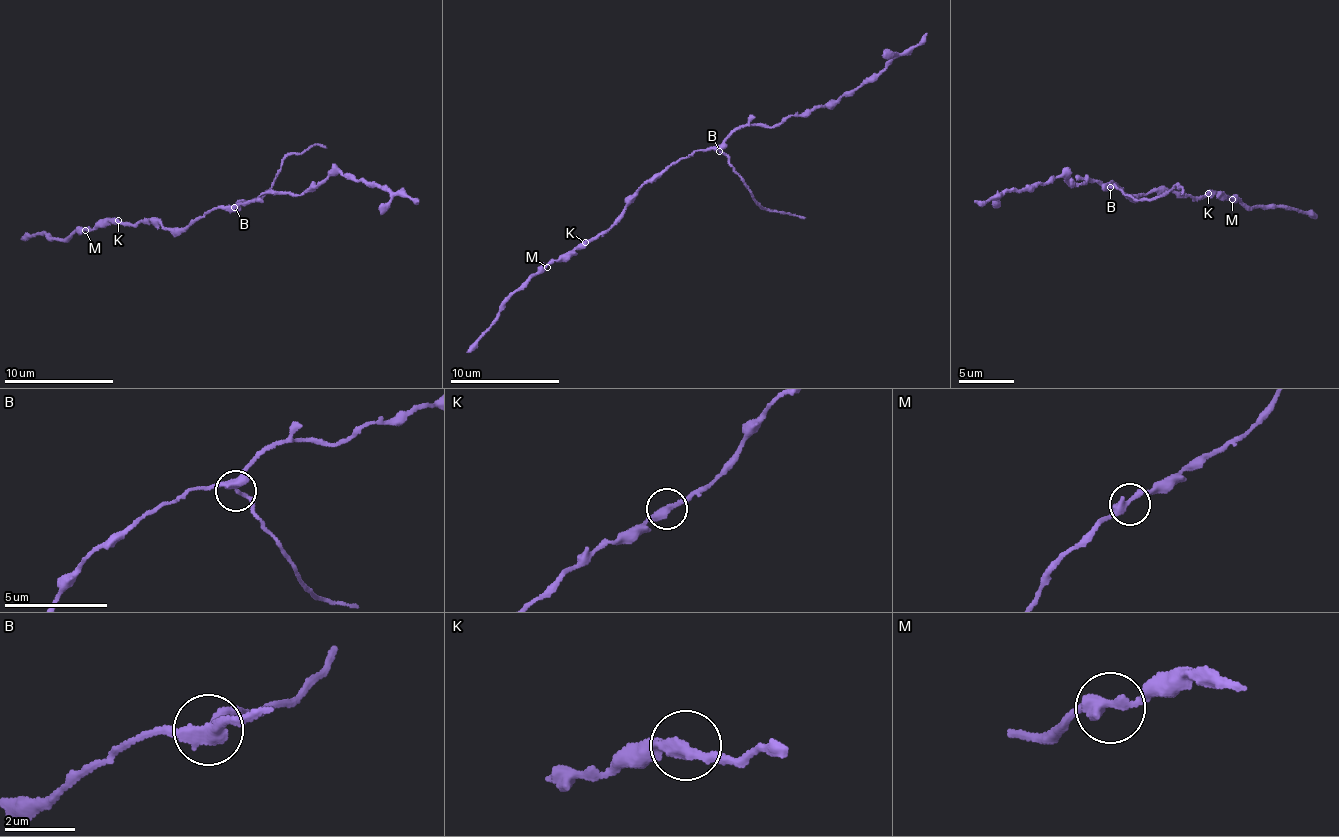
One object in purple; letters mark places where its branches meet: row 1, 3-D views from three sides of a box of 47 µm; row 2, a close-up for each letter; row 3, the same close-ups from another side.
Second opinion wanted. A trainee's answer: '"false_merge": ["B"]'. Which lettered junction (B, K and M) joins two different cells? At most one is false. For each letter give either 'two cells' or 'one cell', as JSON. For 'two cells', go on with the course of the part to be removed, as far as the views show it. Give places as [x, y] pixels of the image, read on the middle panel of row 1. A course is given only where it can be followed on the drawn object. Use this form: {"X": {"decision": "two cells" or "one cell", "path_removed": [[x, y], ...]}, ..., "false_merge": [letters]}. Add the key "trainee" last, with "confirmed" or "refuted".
{"B": {"decision": "two cells", "path_removed": [[720, 151], [750, 194], [767, 210], [806, 217]]}, "K": {"decision": "one cell"}, "M": {"decision": "one cell"}, "false_merge": ["B"], "trainee": "confirmed"}

